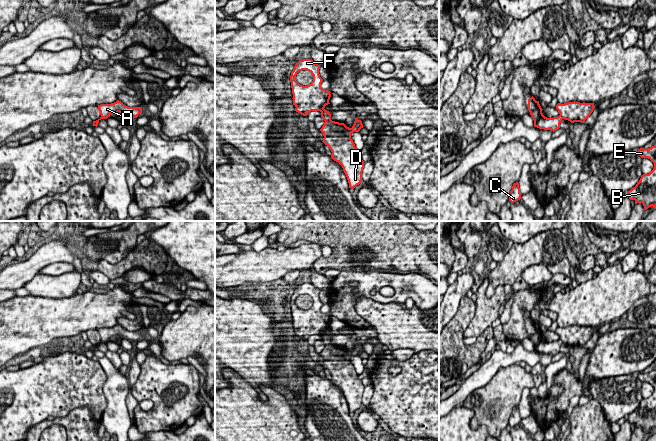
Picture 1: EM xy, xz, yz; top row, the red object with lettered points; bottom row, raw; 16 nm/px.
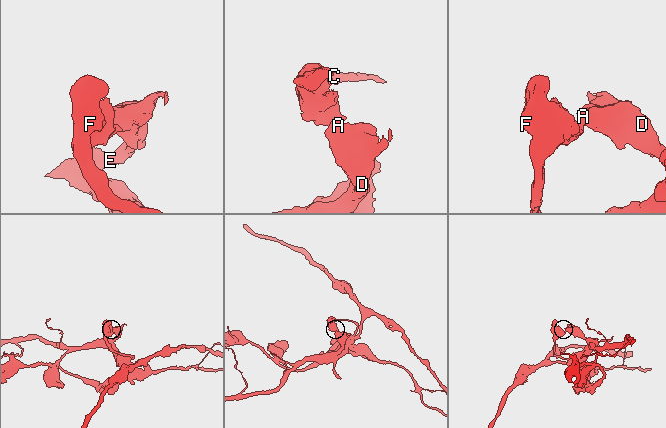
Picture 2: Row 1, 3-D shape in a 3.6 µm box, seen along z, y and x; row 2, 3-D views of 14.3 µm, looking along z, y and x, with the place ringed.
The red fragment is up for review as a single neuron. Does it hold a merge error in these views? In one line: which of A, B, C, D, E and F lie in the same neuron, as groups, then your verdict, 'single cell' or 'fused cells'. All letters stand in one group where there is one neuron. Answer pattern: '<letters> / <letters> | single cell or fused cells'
A B D E / C F | fused cells

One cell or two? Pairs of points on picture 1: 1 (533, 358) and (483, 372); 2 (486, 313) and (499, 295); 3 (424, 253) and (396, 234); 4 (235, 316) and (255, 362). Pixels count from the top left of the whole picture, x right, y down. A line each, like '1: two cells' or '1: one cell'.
1: one cell
2: one cell
3: one cell
4: one cell

